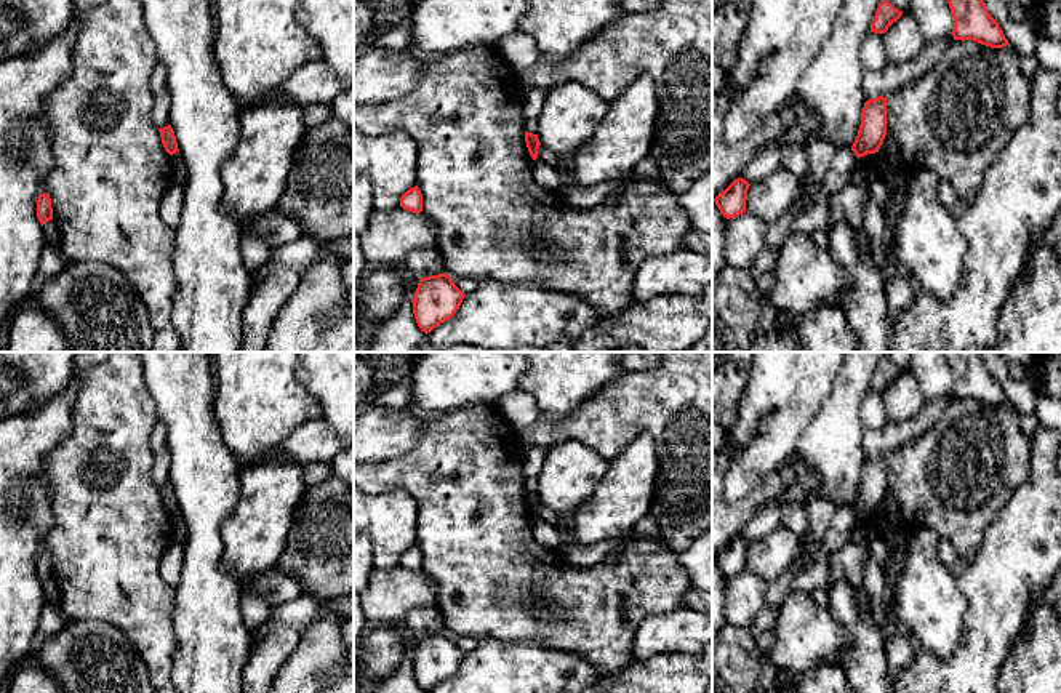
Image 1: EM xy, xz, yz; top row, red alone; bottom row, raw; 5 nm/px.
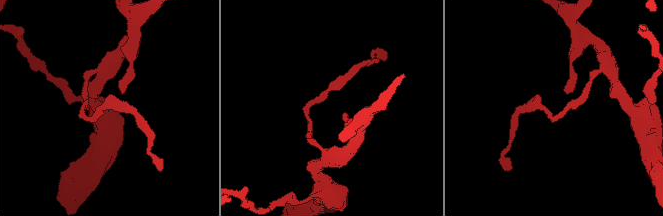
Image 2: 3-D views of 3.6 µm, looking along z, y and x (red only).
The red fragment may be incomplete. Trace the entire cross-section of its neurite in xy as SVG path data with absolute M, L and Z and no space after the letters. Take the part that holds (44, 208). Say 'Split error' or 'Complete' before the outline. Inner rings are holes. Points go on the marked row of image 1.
Complete. M48 194L38 195L35 210L37 210L37 218L42 226L53 219L51 198Z

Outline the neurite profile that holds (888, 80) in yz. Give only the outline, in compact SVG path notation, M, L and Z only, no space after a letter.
M954 37L925 43L920 54L904 64L887 64L880 72L866 72L864 75L864 101L883 96L888 98L901 86L919 80L928 69L931 69L944 50L954 42Z

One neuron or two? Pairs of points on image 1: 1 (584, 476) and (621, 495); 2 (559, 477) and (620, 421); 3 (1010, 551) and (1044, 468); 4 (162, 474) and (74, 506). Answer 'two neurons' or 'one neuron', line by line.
1: two neurons
2: two neurons
3: one neuron
4: two neurons

